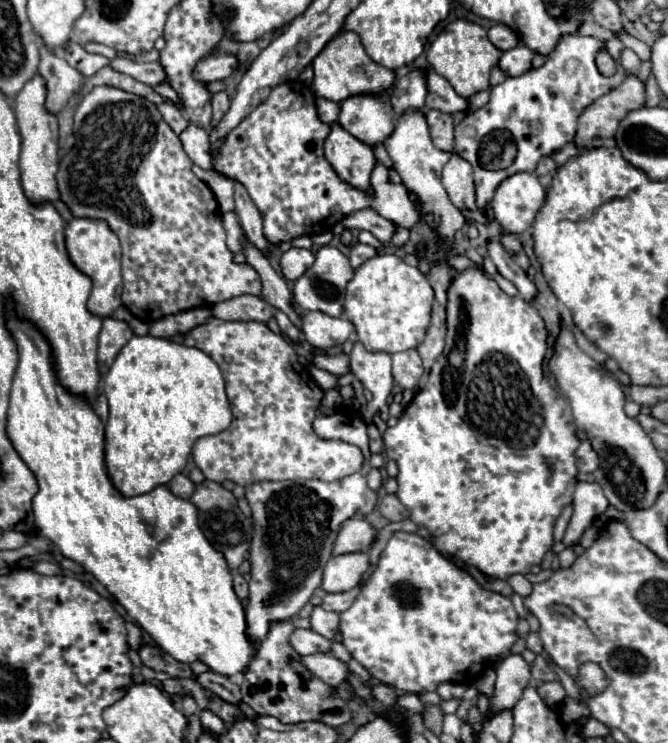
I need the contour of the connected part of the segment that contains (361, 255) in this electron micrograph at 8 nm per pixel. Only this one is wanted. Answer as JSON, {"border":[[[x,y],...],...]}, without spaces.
{"border":[[[356,243],[356,245],[350,249],[350,263],[352,263],[354,267],[358,267],[358,265],[362,265],[366,259],[370,259],[370,257],[374,257],[374,255],[376,255],[376,249],[374,249],[374,247],[364,245],[364,243]]]}

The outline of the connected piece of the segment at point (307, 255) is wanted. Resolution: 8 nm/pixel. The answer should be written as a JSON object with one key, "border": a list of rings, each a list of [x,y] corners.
{"border":[[[288,249],[282,257],[280,257],[280,267],[286,279],[296,281],[306,269],[310,269],[314,263],[314,253],[308,249]]]}

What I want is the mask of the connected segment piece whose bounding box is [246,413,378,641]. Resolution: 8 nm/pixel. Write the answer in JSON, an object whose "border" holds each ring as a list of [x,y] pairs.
{"border":[[[318,415],[314,421],[314,431],[318,437],[324,439],[342,439],[352,445],[360,445],[366,461],[364,467],[348,475],[346,479],[340,481],[310,481],[310,479],[296,479],[296,481],[260,481],[252,483],[246,487],[246,499],[252,507],[252,519],[254,519],[254,537],[250,545],[250,565],[252,565],[252,579],[250,579],[250,597],[246,605],[246,621],[248,621],[248,637],[254,641],[262,641],[268,633],[268,625],[272,621],[284,621],[292,619],[298,615],[298,611],[308,603],[316,587],[322,583],[322,573],[324,565],[332,557],[334,541],[338,537],[340,525],[354,517],[358,511],[360,515],[368,515],[378,501],[376,491],[372,491],[366,485],[366,475],[370,471],[370,449],[368,449],[368,433],[366,433],[366,423],[360,417],[340,417],[340,415]]]}

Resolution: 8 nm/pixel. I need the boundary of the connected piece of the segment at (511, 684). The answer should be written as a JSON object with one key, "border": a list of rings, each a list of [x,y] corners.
{"border":[[[512,653],[496,667],[496,675],[498,677],[494,685],[494,697],[490,699],[490,711],[512,709],[530,681],[530,665],[522,655]]]}

